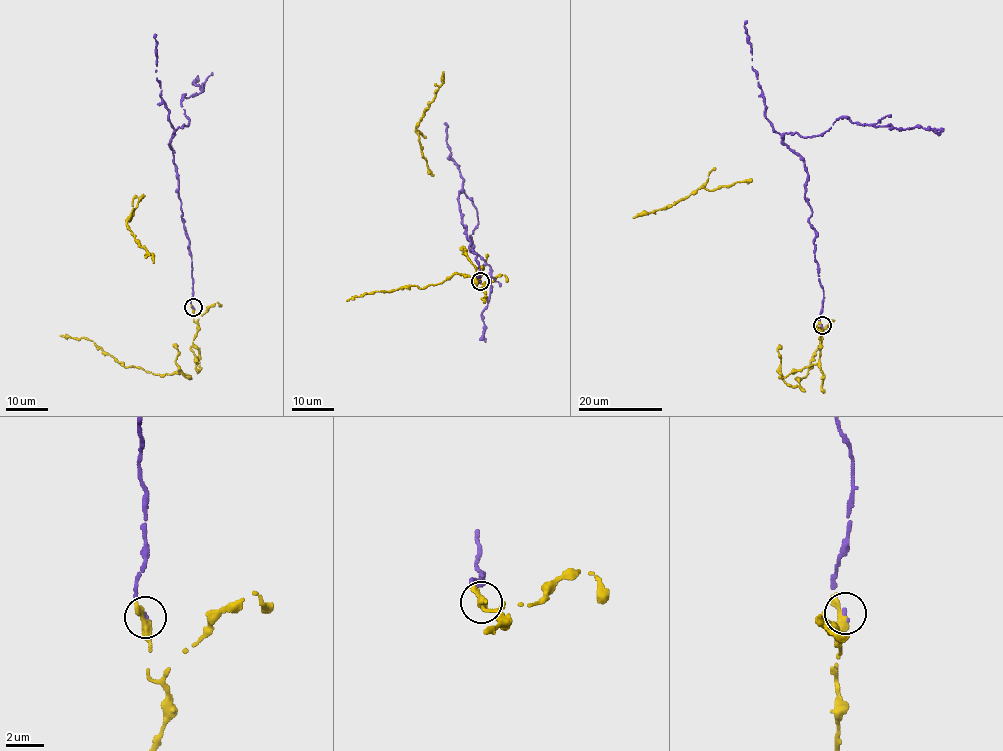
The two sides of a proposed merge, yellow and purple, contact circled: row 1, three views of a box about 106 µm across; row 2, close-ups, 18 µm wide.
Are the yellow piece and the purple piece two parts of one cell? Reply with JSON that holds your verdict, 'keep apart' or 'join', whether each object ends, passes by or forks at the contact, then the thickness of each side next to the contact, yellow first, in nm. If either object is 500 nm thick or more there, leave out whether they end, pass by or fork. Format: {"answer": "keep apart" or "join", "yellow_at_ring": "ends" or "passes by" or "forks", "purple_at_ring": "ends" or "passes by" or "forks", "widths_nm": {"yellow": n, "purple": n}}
{"answer": "join", "yellow_at_ring": "passes by", "purple_at_ring": "ends", "widths_nm": {"yellow": 360, "purple": 200}}

